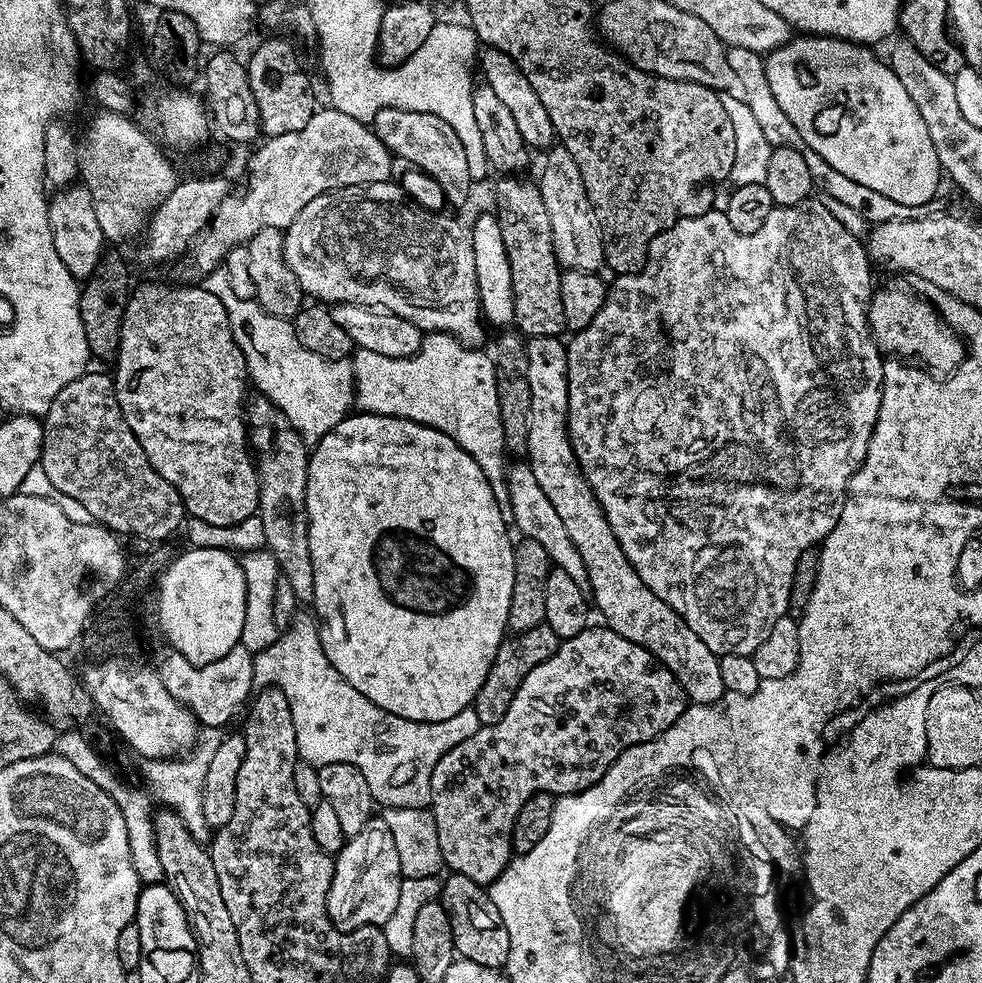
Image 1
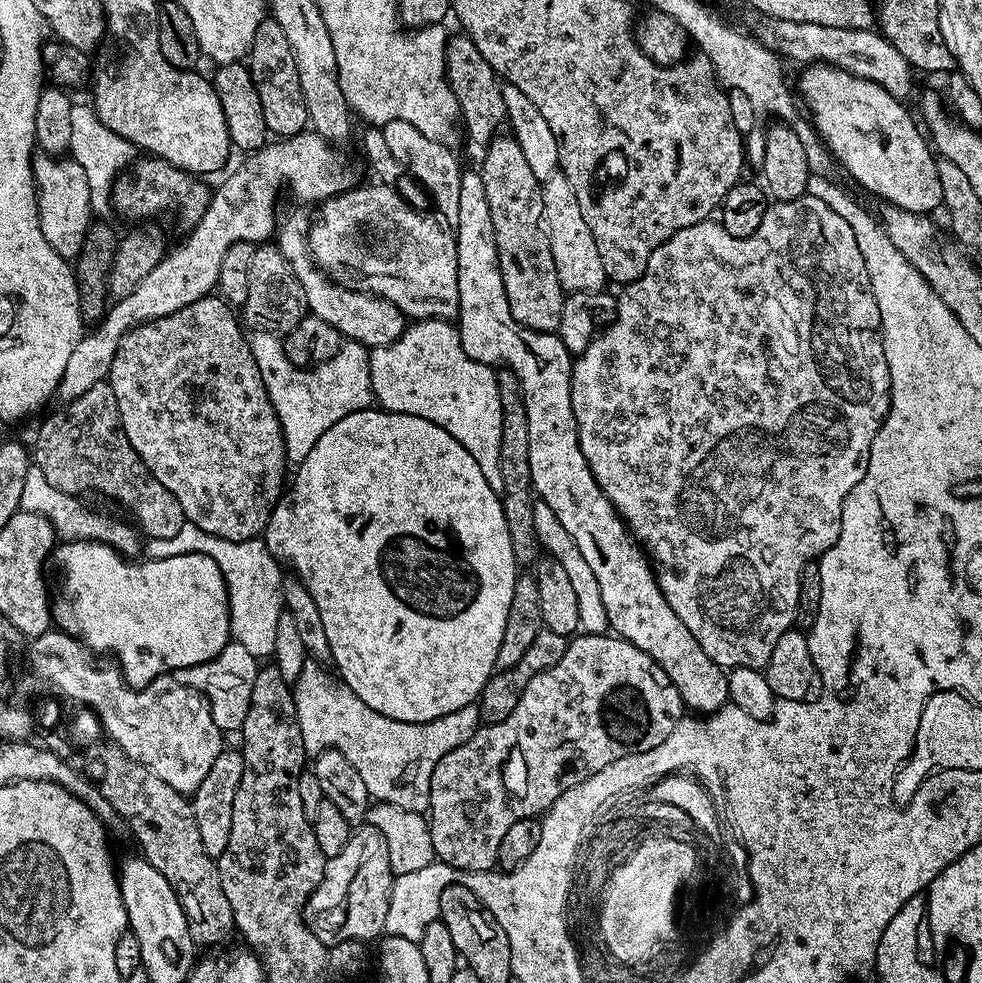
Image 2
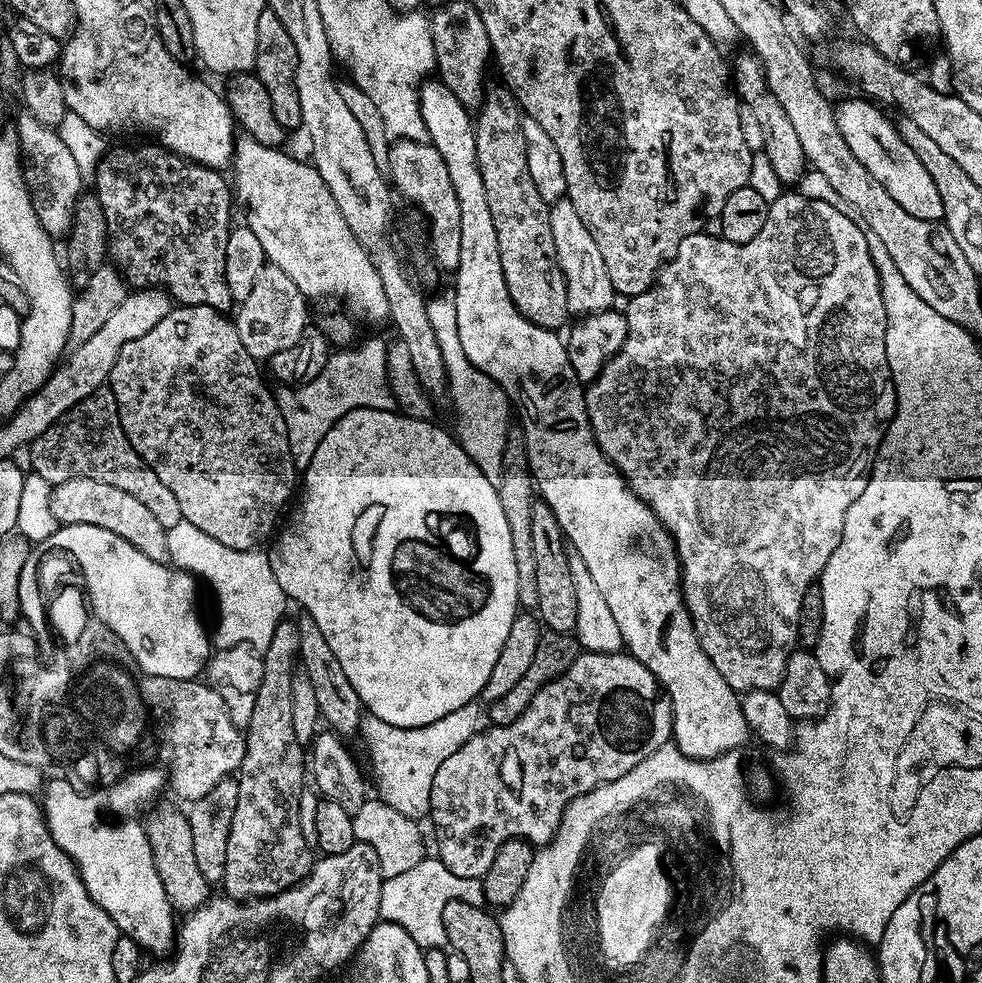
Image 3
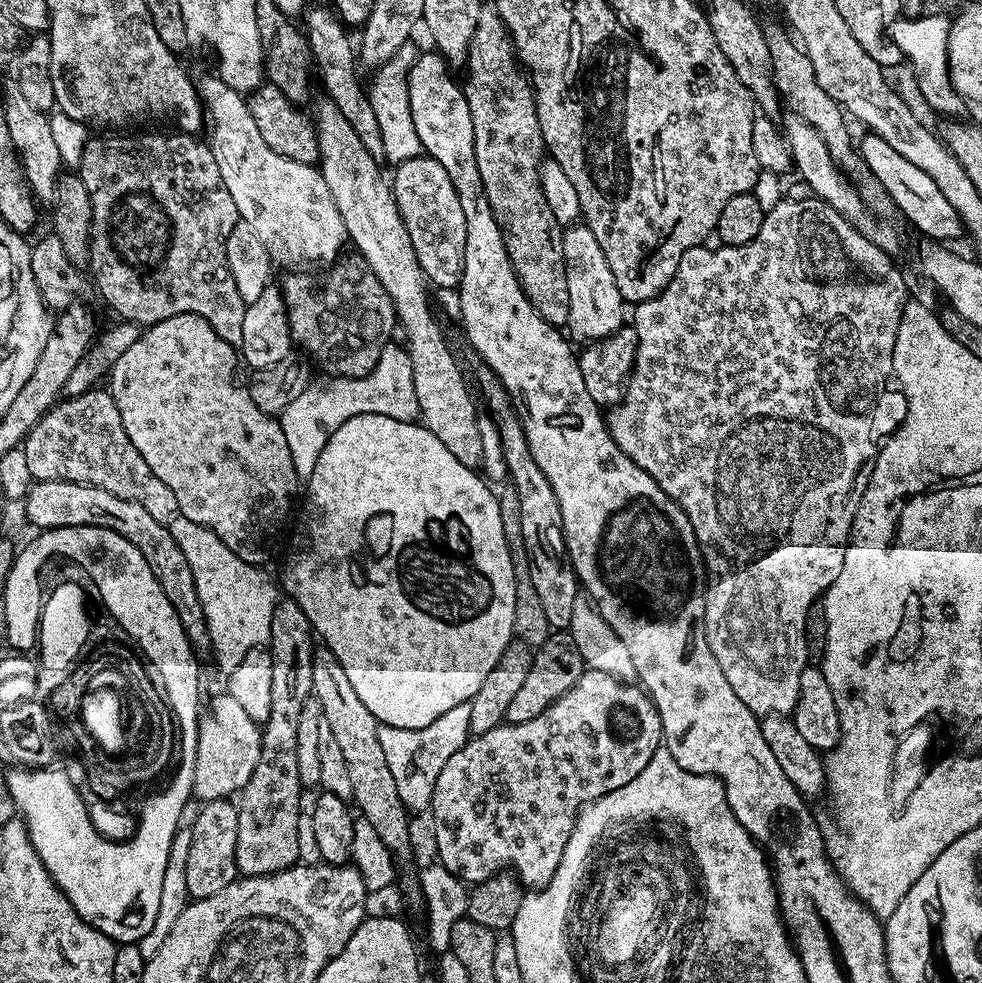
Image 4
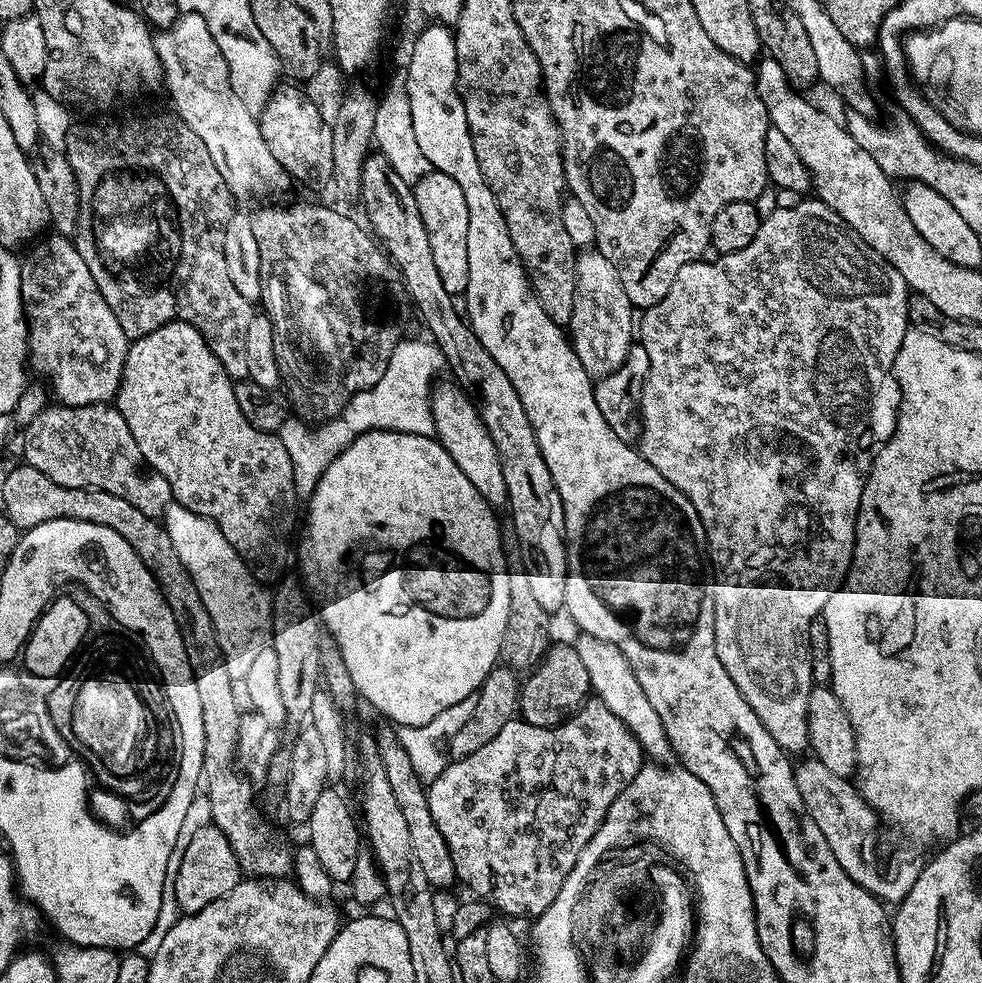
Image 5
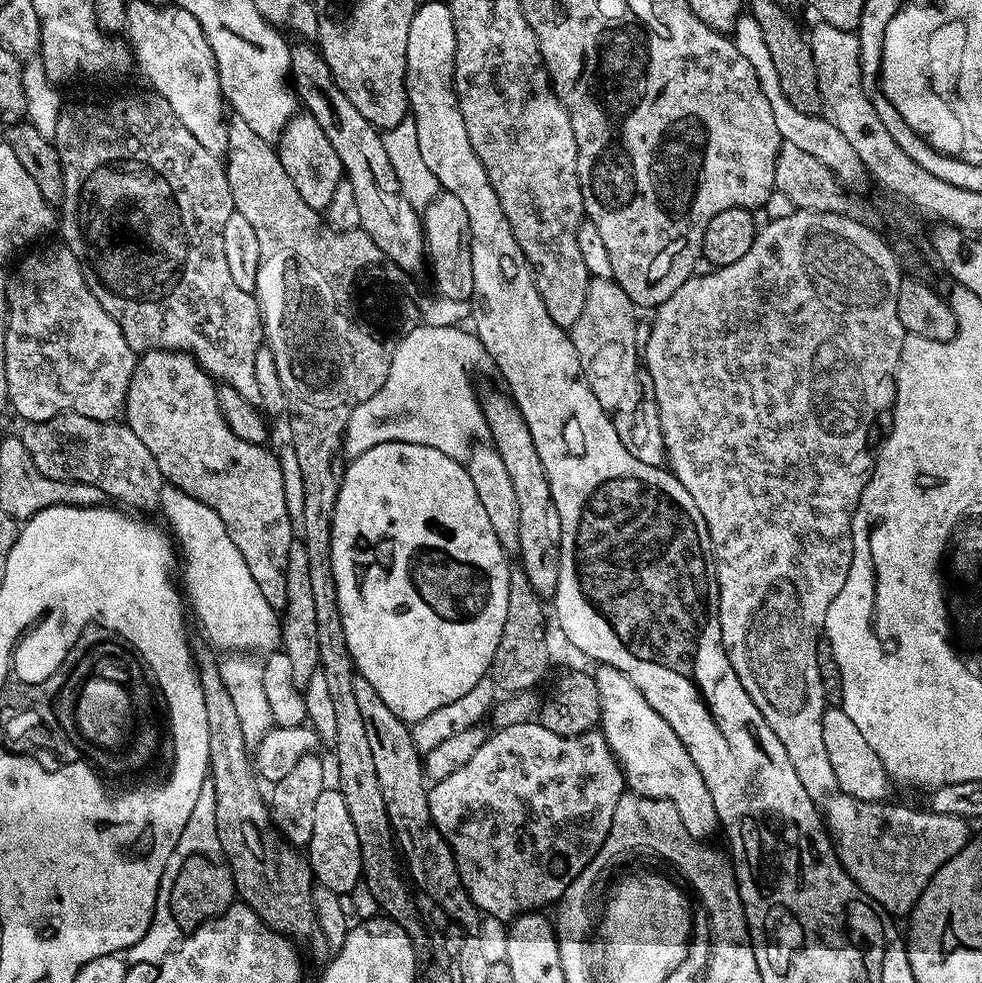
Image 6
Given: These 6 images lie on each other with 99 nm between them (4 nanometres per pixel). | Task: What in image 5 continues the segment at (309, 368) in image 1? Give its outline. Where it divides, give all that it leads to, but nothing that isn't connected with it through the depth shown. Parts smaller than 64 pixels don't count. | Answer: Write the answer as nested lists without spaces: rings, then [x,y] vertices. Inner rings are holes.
[[[427,339],[424,340],[401,340],[394,354],[390,354],[386,374],[382,374],[380,381],[370,390],[355,392],[338,416],[323,421],[319,426],[309,426],[300,418],[288,418],[281,425],[278,435],[282,446],[286,446],[286,454],[290,454],[290,462],[294,466],[297,497],[311,496],[326,466],[330,466],[333,458],[362,434],[374,430],[390,430],[435,437],[432,390],[434,381],[441,375],[440,368],[442,372],[445,363],[444,355],[436,349],[436,345]]]

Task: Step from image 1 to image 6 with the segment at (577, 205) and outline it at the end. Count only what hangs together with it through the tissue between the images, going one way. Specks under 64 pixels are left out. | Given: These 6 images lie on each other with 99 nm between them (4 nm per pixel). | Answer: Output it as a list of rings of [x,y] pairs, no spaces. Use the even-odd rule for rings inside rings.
[[[589,279],[586,302],[578,322],[570,329],[574,350],[578,350],[580,371],[590,386],[594,398],[603,408],[615,410],[626,398],[638,367],[638,340],[636,344],[636,315],[638,309],[615,280]]]

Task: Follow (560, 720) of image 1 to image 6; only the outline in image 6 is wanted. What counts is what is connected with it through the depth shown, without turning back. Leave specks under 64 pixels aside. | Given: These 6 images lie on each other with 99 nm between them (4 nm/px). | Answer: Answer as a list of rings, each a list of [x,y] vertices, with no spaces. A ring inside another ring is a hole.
[[[529,722],[496,728],[489,735],[488,740],[482,742],[481,748],[474,753],[474,758],[470,758],[470,762],[466,762],[466,766],[462,766],[462,770],[454,770],[454,774],[450,774],[450,778],[435,781],[429,787],[428,801],[430,802],[430,814],[434,818],[438,830],[452,848],[454,858],[458,862],[460,877],[470,898],[485,917],[493,916],[496,919],[511,922],[516,917],[524,915],[525,912],[544,910],[547,904],[565,899],[572,883],[584,876],[586,866],[594,858],[594,854],[598,854],[598,850],[602,850],[602,842],[606,842],[606,838],[610,834],[610,826],[614,822],[614,812],[625,791],[624,771],[620,769],[616,755],[610,750],[603,732],[593,730],[584,732],[580,736],[563,736],[538,730],[535,723]]]

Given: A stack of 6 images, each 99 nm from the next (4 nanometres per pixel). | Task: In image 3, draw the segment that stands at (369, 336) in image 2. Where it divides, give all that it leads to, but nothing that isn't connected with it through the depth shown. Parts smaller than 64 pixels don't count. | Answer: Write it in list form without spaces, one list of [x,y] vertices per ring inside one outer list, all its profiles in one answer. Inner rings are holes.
[[[240,134],[236,138],[236,152],[232,156],[230,172],[236,175],[236,184],[234,180],[234,196],[237,201],[240,200],[248,207],[248,220],[246,226],[250,230],[254,230],[255,236],[258,238],[259,244],[264,251],[264,259],[267,263],[278,266],[278,270],[284,273],[294,281],[294,286],[298,286],[298,290],[302,290],[302,294],[309,301],[315,300],[341,300],[343,311],[347,312],[353,320],[364,324],[385,324],[389,323],[390,302],[386,302],[386,290],[382,286],[382,278],[378,278],[378,270],[374,270],[371,258],[368,257],[368,251],[362,246],[362,242],[358,242],[358,238],[354,238],[354,234],[350,230],[350,226],[346,226],[346,218],[342,218],[342,210],[338,210],[338,202],[334,202],[334,194],[330,194],[330,186],[326,186],[326,182],[322,182],[322,174],[318,174],[318,170],[312,167],[311,163],[295,160],[292,156],[287,156],[284,150],[280,148],[271,148],[270,146],[262,146],[262,142],[254,142],[254,138]]]

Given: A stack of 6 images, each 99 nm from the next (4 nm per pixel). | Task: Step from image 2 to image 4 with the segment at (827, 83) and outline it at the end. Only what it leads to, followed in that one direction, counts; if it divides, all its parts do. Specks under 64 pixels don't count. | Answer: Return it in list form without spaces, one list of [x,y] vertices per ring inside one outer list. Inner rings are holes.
[[[867,138],[868,140],[859,141],[858,151],[864,158],[864,163],[868,169],[875,172],[878,182],[886,186],[886,194],[892,196],[892,201],[898,206],[899,215],[904,215],[921,233],[921,237],[937,242],[952,242],[962,236],[962,225],[954,206],[946,202],[942,195],[942,190],[930,178],[930,174],[925,174],[914,166],[907,158],[902,158],[890,142],[877,138]]]

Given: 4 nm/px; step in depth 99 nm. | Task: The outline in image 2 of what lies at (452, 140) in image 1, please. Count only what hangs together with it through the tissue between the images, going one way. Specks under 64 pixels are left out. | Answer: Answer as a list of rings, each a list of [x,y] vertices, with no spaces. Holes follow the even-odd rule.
[[[405,120],[386,122],[382,129],[390,151],[398,158],[403,171],[408,176],[412,175],[428,191],[429,198],[436,203],[435,211],[445,221],[455,222],[458,218],[458,198],[462,191],[462,165],[459,158],[452,153],[453,149],[434,138],[426,138],[426,134],[418,130],[418,126],[410,126],[410,122]]]

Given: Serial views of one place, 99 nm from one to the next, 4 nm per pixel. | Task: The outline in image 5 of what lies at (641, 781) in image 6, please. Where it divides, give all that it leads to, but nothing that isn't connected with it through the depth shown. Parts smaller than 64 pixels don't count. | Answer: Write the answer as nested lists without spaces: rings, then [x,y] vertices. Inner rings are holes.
[[[580,634],[577,637],[577,640],[574,640],[574,647],[586,665],[586,674],[590,674],[591,691],[595,697],[603,701],[606,706],[610,706],[610,710],[614,710],[618,718],[622,718],[622,722],[634,734],[634,738],[638,738],[645,757],[656,762],[671,761],[674,753],[666,730],[662,726],[662,718],[658,718],[658,710],[650,706],[646,690],[638,686],[638,678],[634,678],[634,670],[630,662],[626,662],[622,650],[618,650],[610,642],[602,642],[593,636]]]

